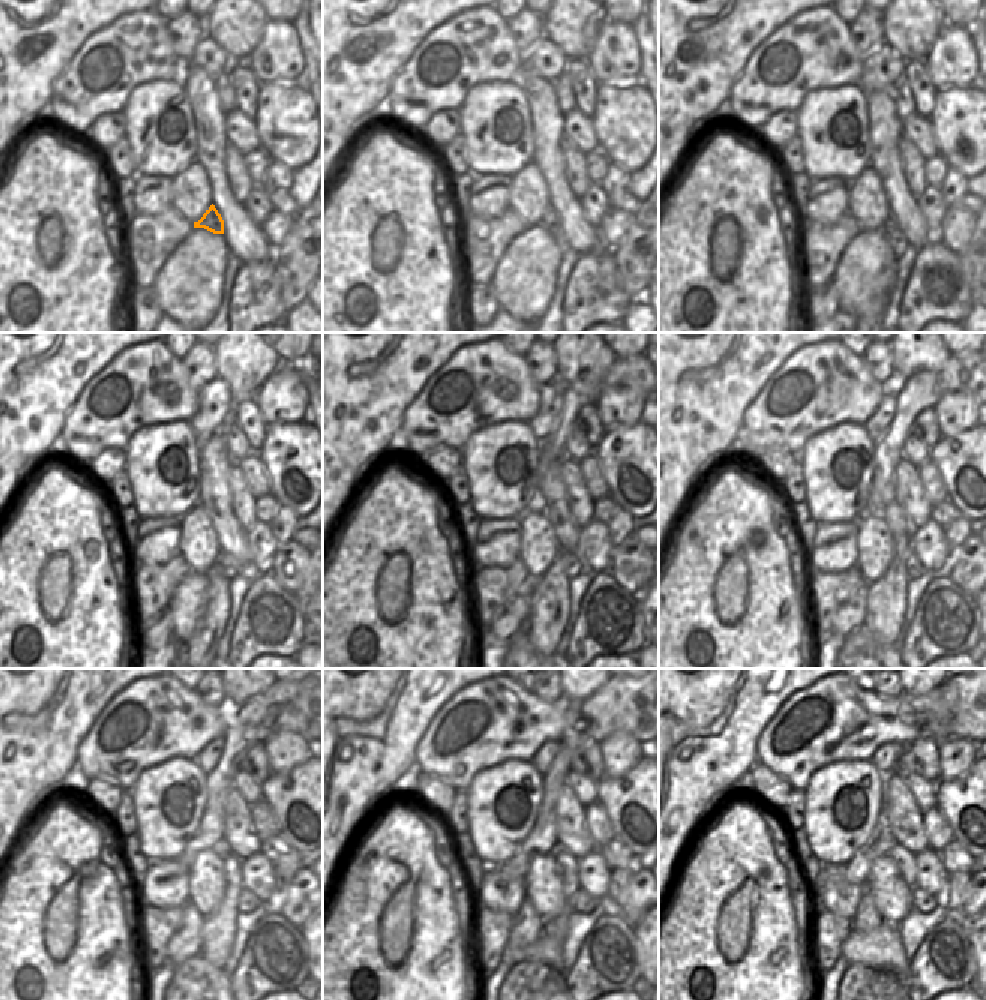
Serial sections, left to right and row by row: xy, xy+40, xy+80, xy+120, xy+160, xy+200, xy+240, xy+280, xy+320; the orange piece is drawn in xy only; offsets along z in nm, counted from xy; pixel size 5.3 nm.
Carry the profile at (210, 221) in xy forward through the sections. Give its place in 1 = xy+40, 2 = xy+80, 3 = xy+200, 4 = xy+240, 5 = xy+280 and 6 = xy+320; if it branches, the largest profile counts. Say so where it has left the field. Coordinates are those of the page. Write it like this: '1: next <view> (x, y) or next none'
1: next xy+40 (550, 222)
2: next xy+80 (889, 228)
3: next xy+200 (913, 565)
4: next xy+240 (246, 903)
5: next xy+280 (584, 903)
6: next xy+320 (922, 901)

